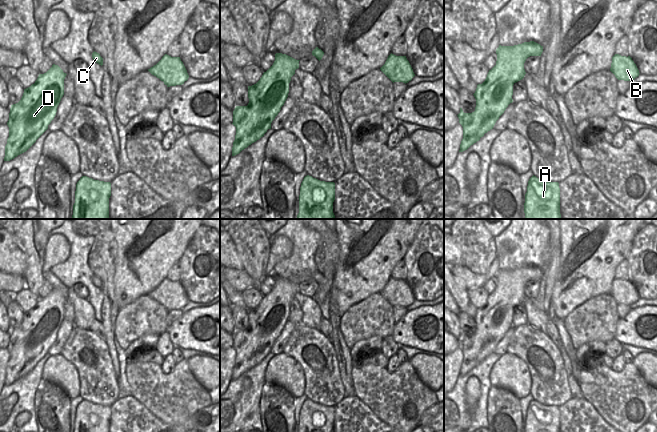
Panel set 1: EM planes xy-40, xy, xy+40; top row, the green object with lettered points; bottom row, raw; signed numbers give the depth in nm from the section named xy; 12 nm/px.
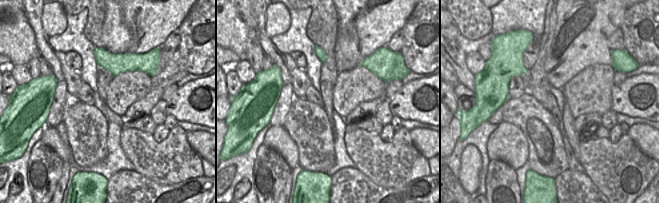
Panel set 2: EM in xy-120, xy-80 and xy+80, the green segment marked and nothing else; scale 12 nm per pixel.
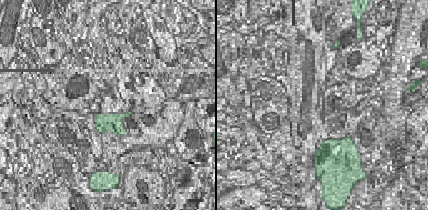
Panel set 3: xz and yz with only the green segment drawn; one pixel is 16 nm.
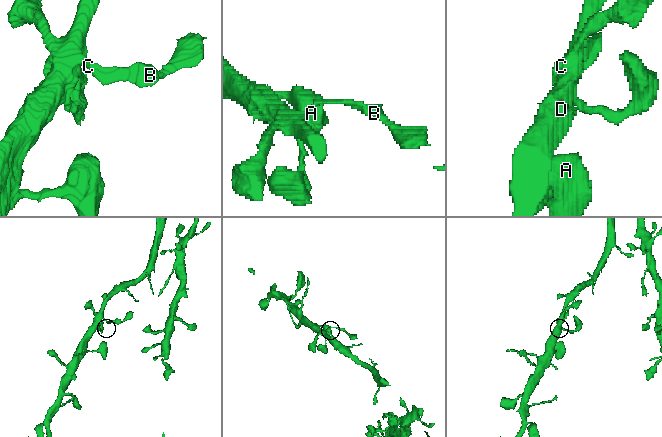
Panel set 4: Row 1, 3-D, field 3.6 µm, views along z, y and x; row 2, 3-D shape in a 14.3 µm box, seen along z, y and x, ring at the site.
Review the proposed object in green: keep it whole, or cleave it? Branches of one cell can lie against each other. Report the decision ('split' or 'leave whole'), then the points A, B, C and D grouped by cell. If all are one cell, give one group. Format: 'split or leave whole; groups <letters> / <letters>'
leave whole; groups A B C D

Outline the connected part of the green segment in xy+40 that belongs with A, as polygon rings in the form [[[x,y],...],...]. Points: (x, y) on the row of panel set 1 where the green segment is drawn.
[[[533,175],[528,181],[524,213],[525,219],[561,219],[559,183],[546,182]]]

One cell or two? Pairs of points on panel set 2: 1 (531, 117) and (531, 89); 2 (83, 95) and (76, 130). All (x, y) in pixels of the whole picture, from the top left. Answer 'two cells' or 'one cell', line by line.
1: two cells
2: two cells

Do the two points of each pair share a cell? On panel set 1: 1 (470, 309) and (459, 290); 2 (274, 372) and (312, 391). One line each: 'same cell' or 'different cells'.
1: same cell
2: different cells

